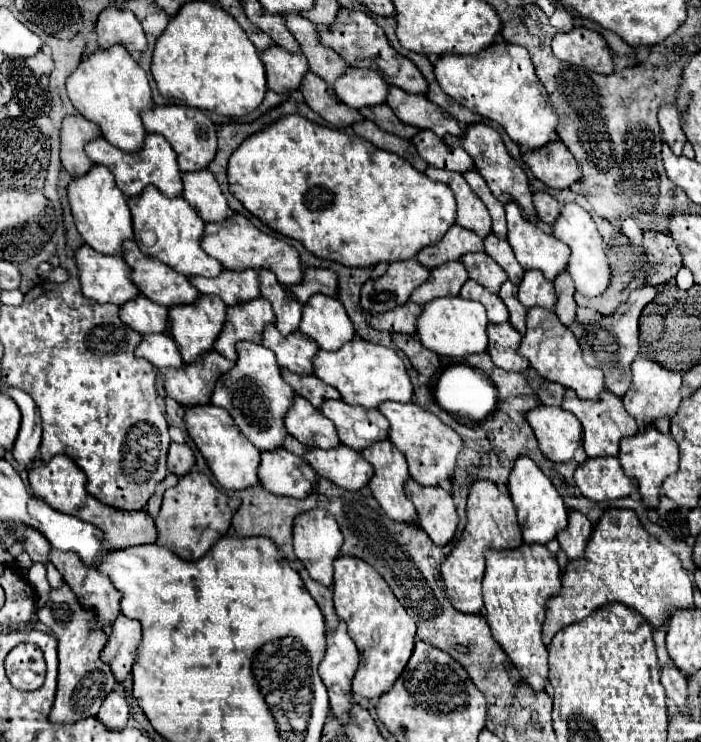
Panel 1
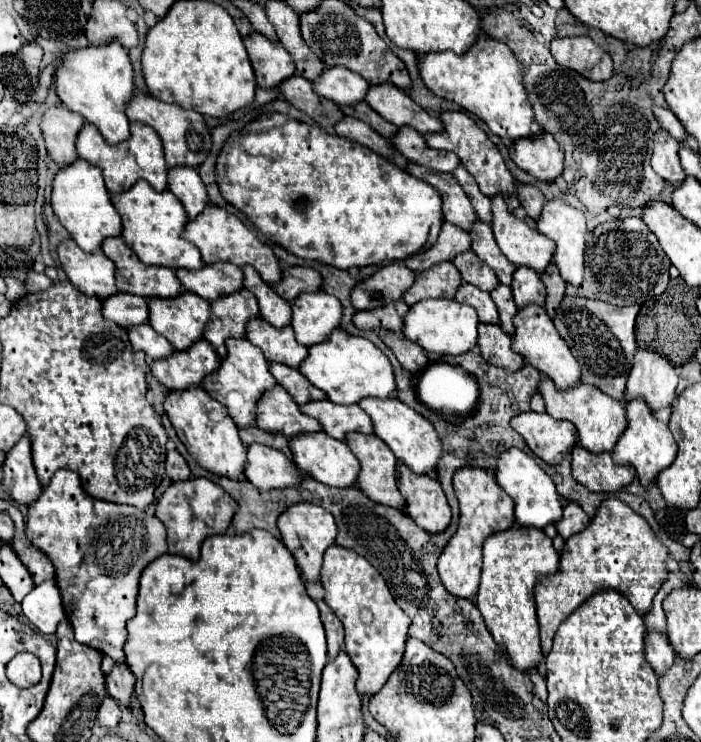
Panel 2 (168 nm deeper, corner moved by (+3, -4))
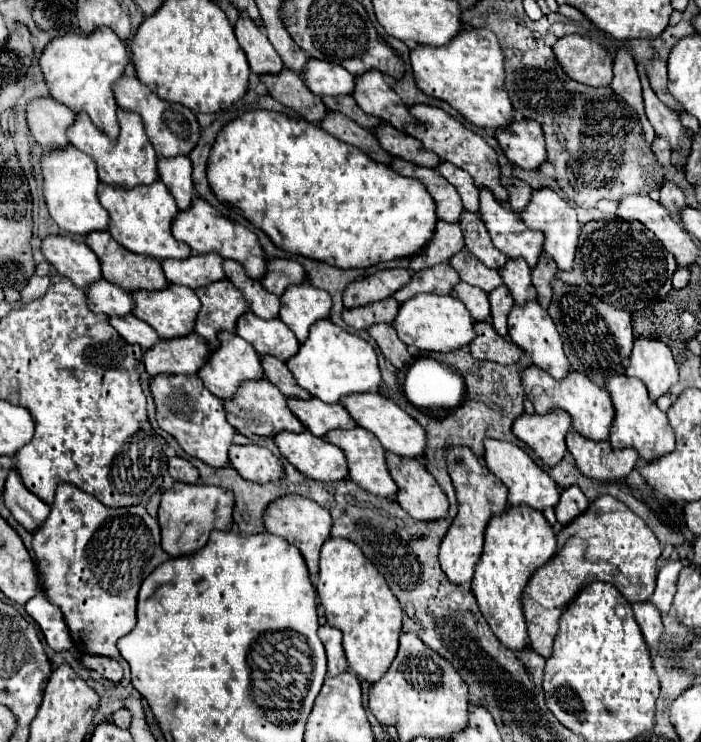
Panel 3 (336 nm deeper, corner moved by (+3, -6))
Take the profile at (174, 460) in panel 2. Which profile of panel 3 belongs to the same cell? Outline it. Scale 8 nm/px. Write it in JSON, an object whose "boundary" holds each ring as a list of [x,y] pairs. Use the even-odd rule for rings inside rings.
{"boundary":[[[170,457],[168,459],[168,471],[170,471],[170,477],[176,479],[176,481],[198,483],[198,471],[196,471],[196,467],[188,459]]]}

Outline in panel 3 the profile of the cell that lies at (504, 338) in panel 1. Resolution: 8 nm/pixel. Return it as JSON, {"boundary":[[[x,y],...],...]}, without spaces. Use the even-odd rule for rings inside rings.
{"boundary":[[[488,321],[474,323],[474,331],[476,331],[476,339],[470,343],[470,353],[474,359],[494,361],[500,365],[512,365],[520,361],[522,349],[512,341],[500,337],[494,331],[492,323]]]}

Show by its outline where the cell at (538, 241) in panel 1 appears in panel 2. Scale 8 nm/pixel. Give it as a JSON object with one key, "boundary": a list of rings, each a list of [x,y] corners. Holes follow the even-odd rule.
{"boundary":[[[492,197],[492,231],[500,251],[514,265],[526,265],[536,273],[544,273],[552,261],[554,241],[516,219],[502,197]]]}

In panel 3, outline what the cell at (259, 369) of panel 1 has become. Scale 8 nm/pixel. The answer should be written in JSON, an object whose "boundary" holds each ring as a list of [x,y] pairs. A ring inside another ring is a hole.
{"boundary":[[[222,331],[218,335],[218,339],[220,339],[220,349],[210,355],[210,359],[206,361],[206,367],[202,367],[202,371],[198,371],[198,377],[210,389],[210,393],[220,397],[222,401],[228,401],[228,399],[234,399],[240,383],[258,381],[264,377],[264,371],[260,367],[262,363],[260,363],[258,353],[254,351],[254,347],[248,341],[244,341],[236,333],[228,333],[228,331]]]}

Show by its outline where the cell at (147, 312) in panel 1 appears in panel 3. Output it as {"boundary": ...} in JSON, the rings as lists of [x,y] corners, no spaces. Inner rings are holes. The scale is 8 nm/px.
{"boundary":[[[106,279],[96,281],[86,289],[88,305],[94,313],[104,313],[108,317],[128,315],[134,309],[134,299],[128,291],[122,291],[120,287],[114,287]]]}

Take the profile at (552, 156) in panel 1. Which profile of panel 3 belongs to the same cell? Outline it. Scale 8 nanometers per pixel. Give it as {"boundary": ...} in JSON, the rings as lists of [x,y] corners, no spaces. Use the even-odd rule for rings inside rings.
{"boundary":[[[514,121],[508,129],[496,131],[496,139],[510,159],[524,171],[536,171],[546,163],[546,139],[536,121]]]}

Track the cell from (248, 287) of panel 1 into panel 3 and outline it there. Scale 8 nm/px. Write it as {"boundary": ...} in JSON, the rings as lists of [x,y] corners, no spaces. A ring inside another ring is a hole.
{"boundary":[[[208,253],[208,255],[192,255],[182,261],[166,259],[166,261],[162,261],[162,269],[170,283],[198,289],[198,287],[206,287],[214,281],[226,279],[222,263],[224,263],[224,259],[220,255]]]}

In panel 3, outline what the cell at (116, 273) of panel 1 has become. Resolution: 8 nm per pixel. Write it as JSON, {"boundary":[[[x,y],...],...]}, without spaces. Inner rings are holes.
{"boundary":[[[62,235],[46,237],[42,239],[42,253],[62,277],[68,277],[80,289],[102,279],[98,257],[82,239]]]}

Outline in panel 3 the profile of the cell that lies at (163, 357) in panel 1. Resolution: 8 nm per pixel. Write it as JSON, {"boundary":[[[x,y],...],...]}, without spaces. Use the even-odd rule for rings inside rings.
{"boundary":[[[124,315],[124,317],[112,317],[110,319],[110,325],[128,341],[128,343],[136,343],[140,345],[142,349],[152,349],[160,337],[158,333],[148,325],[144,323],[142,319],[134,317],[134,315]]]}

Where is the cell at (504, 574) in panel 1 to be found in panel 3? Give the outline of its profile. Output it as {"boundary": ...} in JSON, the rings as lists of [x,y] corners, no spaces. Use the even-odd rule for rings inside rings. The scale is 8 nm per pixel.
{"boundary":[[[508,507],[502,515],[490,519],[490,523],[486,527],[486,535],[484,535],[484,553],[476,565],[476,573],[472,579],[472,593],[478,601],[478,607],[484,615],[484,619],[488,621],[490,629],[494,631],[494,635],[498,637],[498,641],[504,647],[520,651],[528,645],[528,625],[524,621],[526,617],[524,617],[524,609],[522,609],[522,601],[520,601],[522,591],[524,591],[528,579],[534,575],[534,571],[538,567],[542,567],[544,563],[548,563],[550,557],[554,557],[554,555],[556,555],[556,535],[540,511],[530,509],[530,507]]]}

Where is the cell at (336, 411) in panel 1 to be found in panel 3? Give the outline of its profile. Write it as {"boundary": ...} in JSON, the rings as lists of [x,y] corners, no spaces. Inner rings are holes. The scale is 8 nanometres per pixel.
{"boundary":[[[288,399],[290,411],[316,435],[326,437],[332,429],[354,429],[356,421],[340,403],[322,403],[320,399]]]}

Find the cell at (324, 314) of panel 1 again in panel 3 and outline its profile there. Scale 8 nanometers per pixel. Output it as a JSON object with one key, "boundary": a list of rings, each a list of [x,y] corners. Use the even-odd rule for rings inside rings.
{"boundary":[[[310,283],[292,285],[284,291],[280,319],[294,331],[300,343],[306,341],[308,329],[322,319],[328,319],[332,299],[330,293],[312,287]]]}

